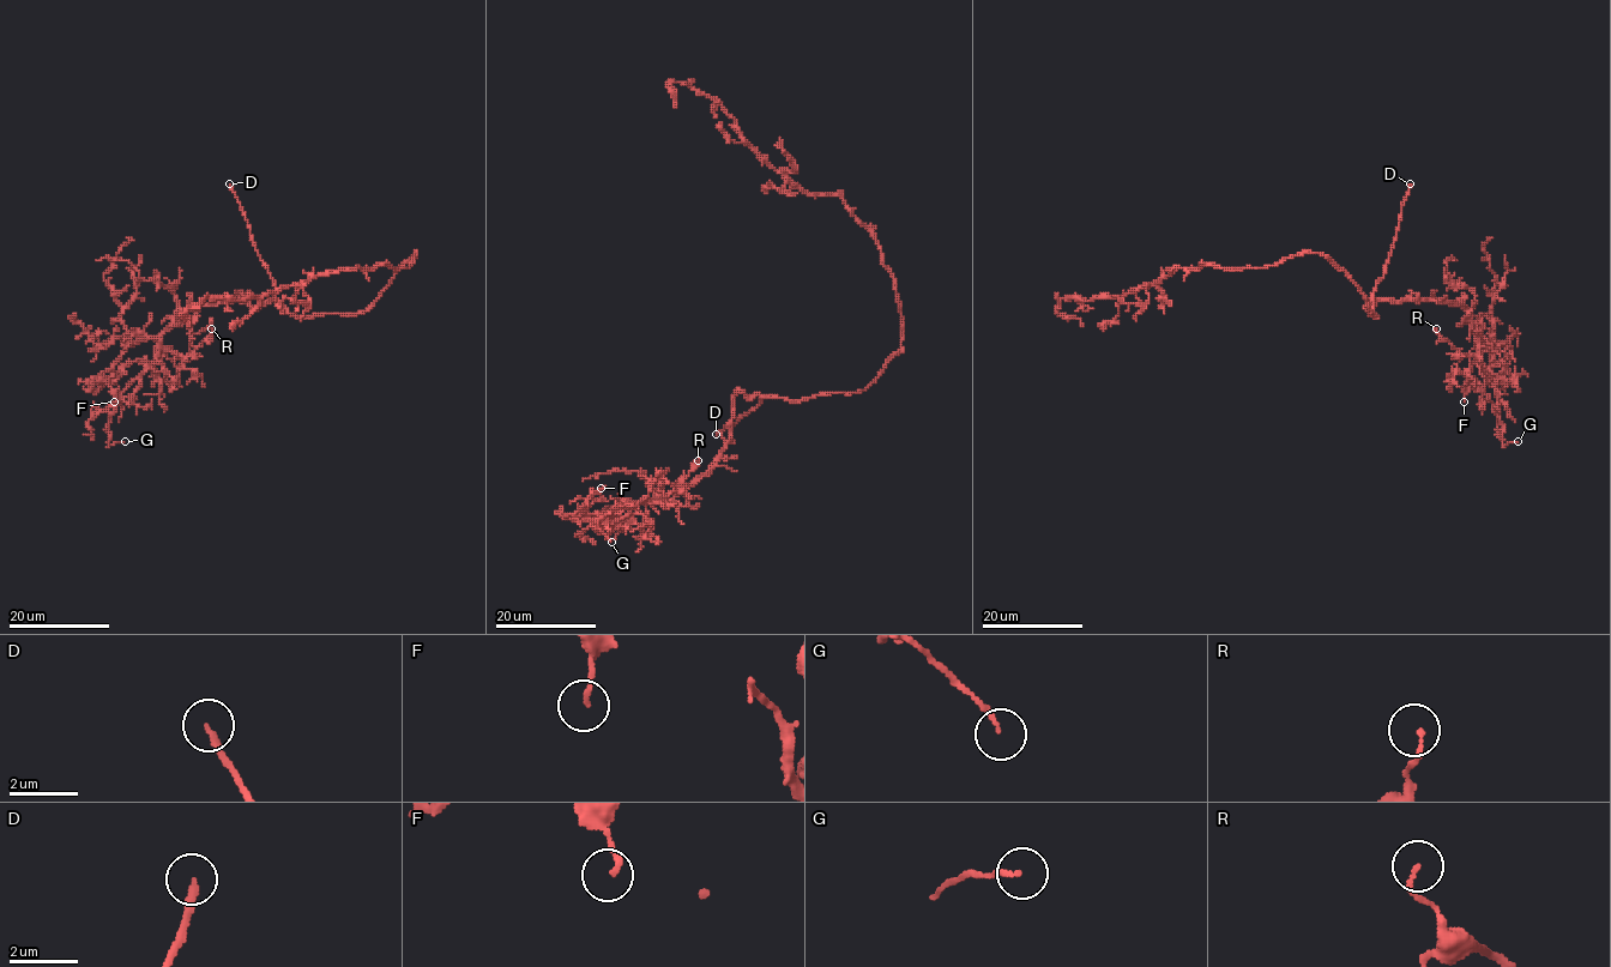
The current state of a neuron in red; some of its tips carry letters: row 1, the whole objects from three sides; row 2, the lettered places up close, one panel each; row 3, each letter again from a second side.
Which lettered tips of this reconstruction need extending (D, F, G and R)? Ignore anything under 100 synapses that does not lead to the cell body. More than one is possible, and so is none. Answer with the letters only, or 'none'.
D

